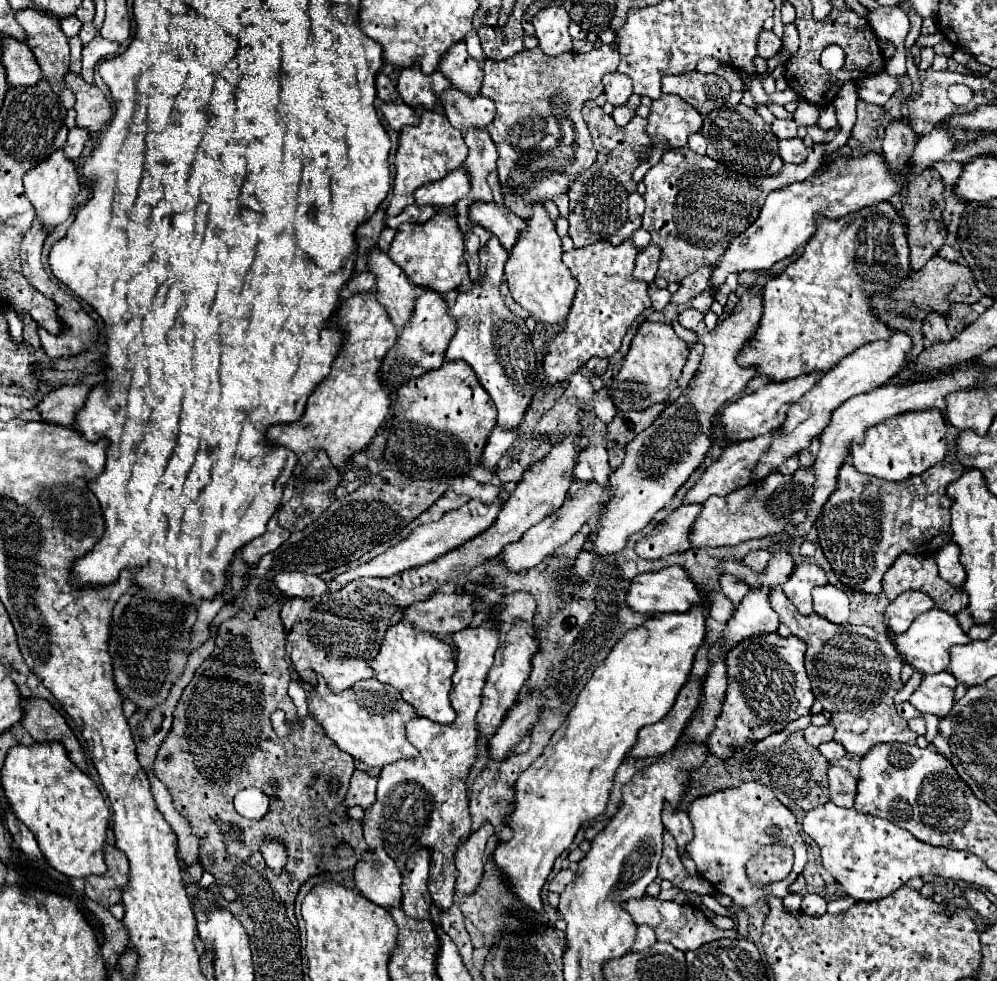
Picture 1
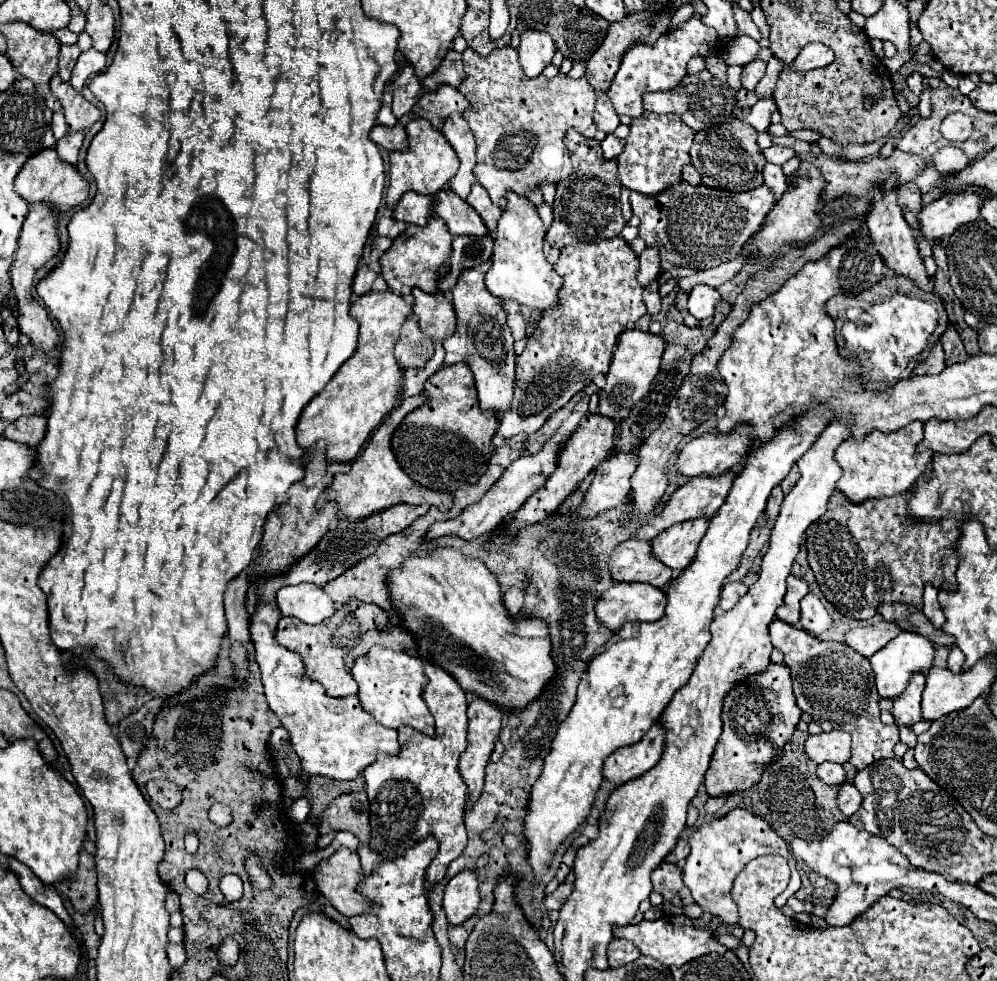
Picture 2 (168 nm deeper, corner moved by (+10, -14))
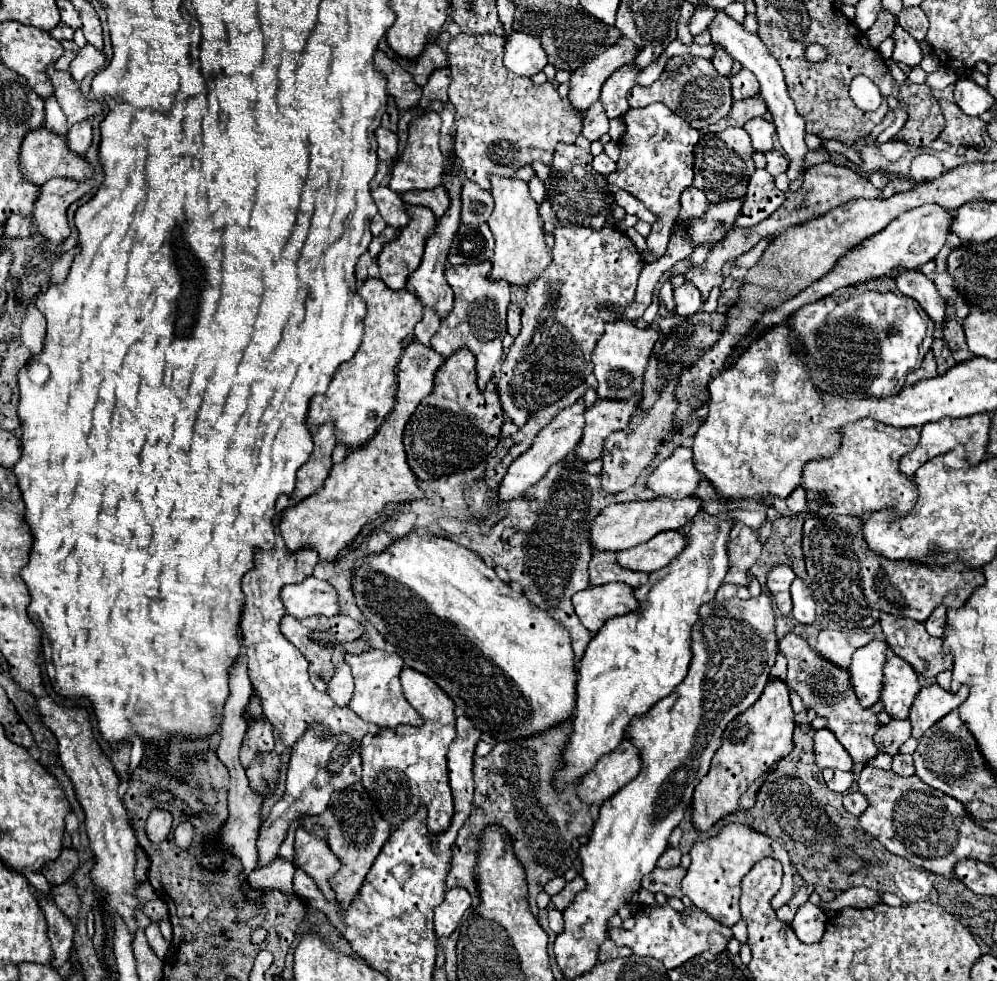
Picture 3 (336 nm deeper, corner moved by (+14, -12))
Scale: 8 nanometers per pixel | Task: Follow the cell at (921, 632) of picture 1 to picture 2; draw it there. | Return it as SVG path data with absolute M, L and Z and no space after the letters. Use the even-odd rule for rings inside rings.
M901 632L897 638L893 638L885 648L875 652L871 658L871 666L875 672L875 686L881 698L897 698L909 684L909 676L915 676L917 672L925 672L933 666L935 660L935 646L929 638L917 634L917 632Z

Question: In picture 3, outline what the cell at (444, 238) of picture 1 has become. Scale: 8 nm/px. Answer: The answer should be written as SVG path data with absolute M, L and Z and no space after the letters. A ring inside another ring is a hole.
M407 206L407 210L411 214L411 222L405 228L401 228L399 236L387 242L381 254L377 256L381 280L391 290L405 288L409 274L413 274L413 270L417 270L417 266L421 264L425 238L435 228L435 214L429 208ZM415 214L419 214L421 220L417 220Z

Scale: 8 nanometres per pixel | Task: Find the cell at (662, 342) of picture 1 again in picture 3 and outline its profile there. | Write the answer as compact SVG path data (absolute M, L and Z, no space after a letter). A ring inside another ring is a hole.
M607 322L605 334L597 340L593 350L593 374L597 376L597 394L599 398L631 398L643 388L643 374L653 352L653 346L659 338L659 332L653 328L637 328L631 322Z

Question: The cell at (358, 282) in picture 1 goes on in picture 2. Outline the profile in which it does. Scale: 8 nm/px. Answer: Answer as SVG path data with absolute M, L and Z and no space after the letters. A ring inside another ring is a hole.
M361 266L357 270L357 274L355 274L355 280L353 280L353 294L355 296L363 296L363 294L371 292L371 284L373 284L375 278L377 278L377 274L371 268Z

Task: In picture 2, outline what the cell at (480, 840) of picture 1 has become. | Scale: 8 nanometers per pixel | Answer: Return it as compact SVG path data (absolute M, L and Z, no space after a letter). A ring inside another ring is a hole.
M469 868L459 872L445 886L443 910L449 924L463 924L469 916L477 912L479 906L479 880L477 874Z

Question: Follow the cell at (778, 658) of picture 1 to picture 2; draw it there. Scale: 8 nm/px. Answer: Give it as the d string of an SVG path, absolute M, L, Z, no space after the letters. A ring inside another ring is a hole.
M769 664L765 672L757 672L757 676L749 676L749 680L735 684L723 700L723 734L713 750L711 764L705 774L709 796L741 792L761 780L761 772L779 756L799 720L801 710L795 704L787 664Z

